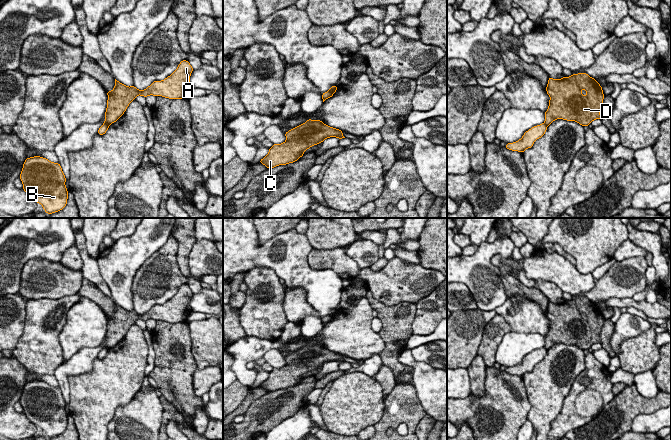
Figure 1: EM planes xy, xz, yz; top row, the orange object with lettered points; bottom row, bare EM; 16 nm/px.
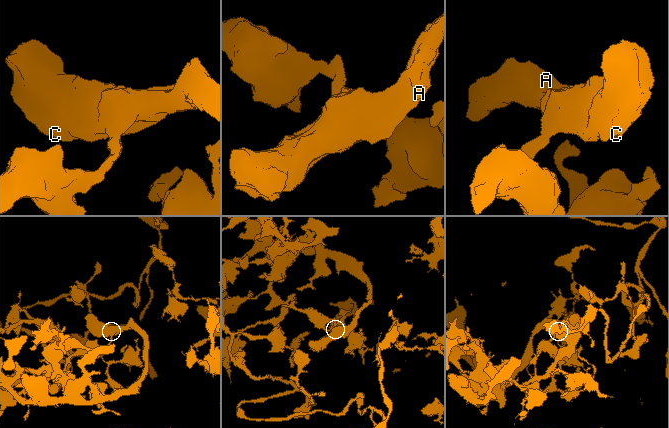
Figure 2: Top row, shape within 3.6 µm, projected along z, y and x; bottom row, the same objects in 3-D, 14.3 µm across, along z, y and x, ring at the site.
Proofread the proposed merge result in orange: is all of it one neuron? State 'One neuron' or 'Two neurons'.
Two neurons

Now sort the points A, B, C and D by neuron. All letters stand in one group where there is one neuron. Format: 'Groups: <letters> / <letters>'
Groups: A C D / B

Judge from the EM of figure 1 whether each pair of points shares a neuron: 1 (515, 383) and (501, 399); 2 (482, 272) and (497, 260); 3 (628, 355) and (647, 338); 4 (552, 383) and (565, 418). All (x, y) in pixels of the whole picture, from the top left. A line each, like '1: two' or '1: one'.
1: one
2: two
3: one
4: two

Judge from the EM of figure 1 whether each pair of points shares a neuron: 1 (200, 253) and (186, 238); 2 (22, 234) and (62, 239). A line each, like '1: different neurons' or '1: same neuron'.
1: different neurons
2: same neuron

